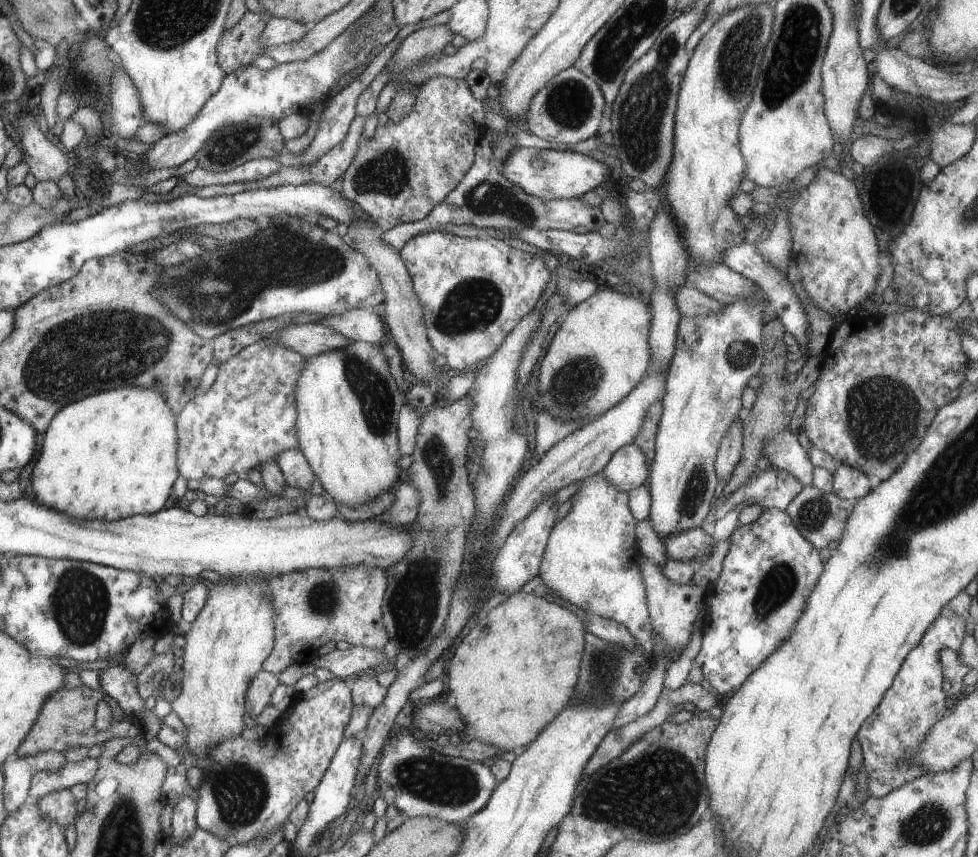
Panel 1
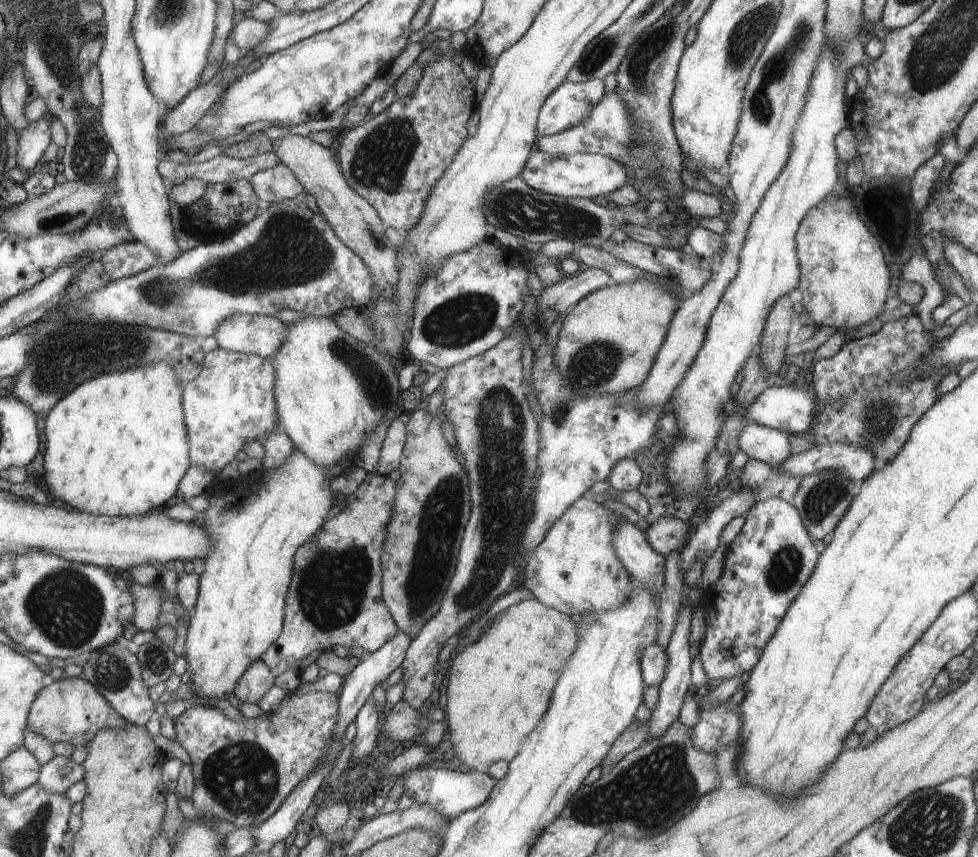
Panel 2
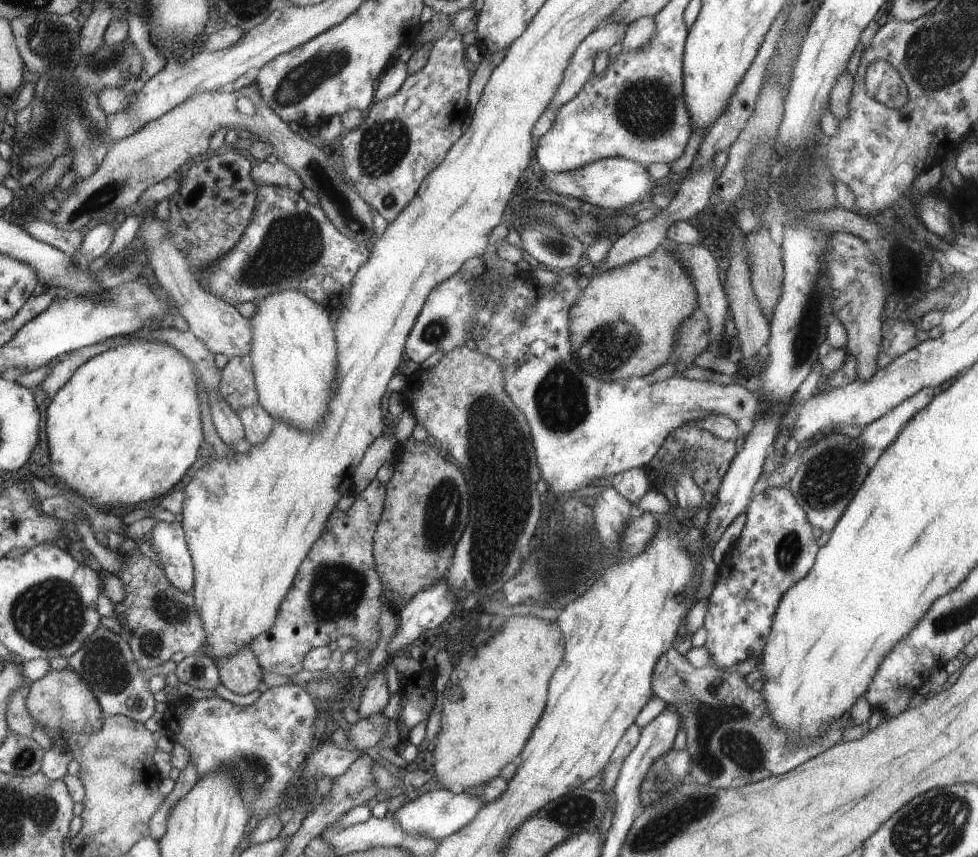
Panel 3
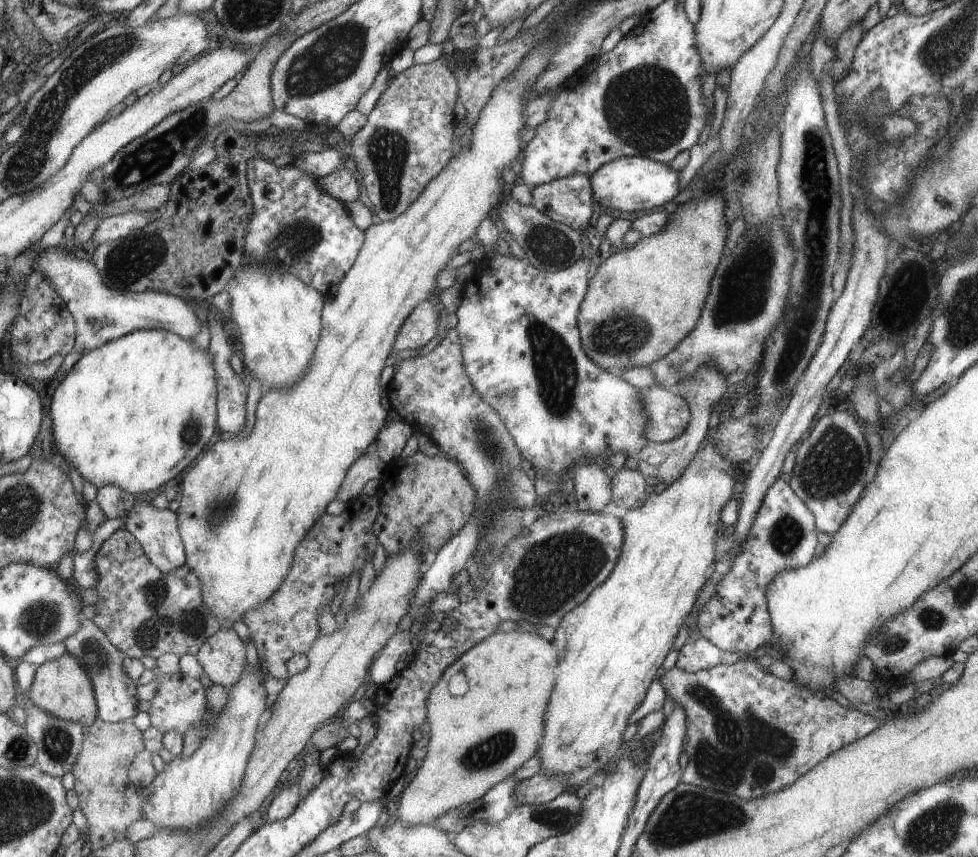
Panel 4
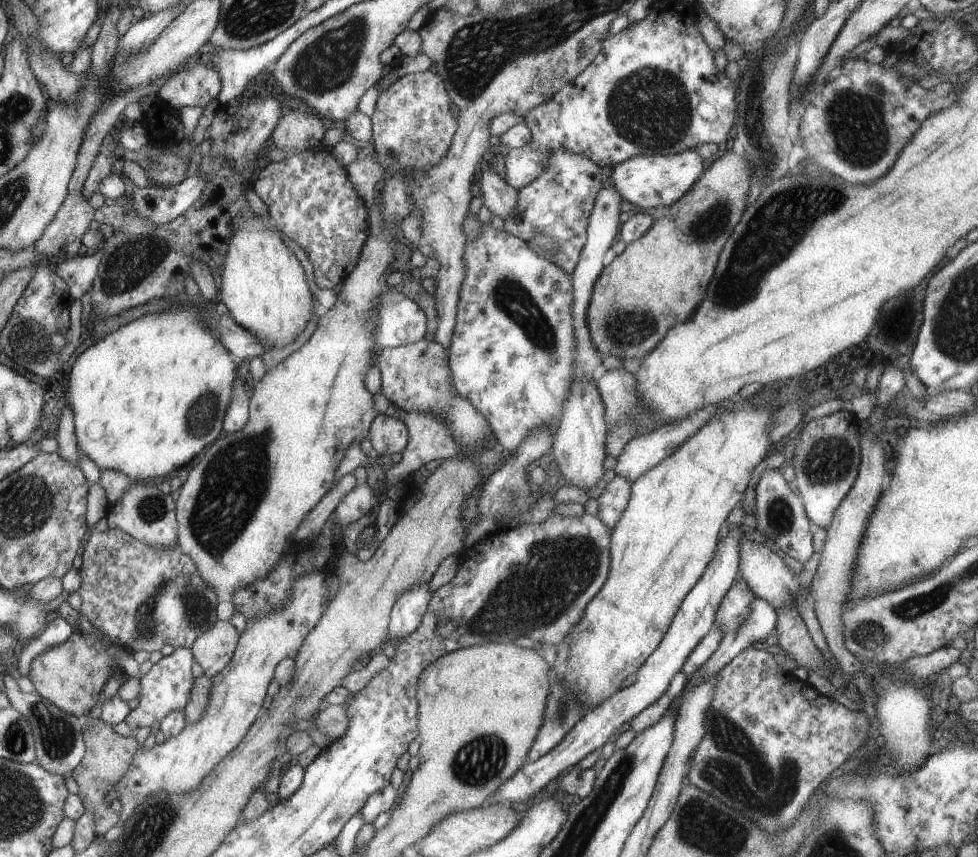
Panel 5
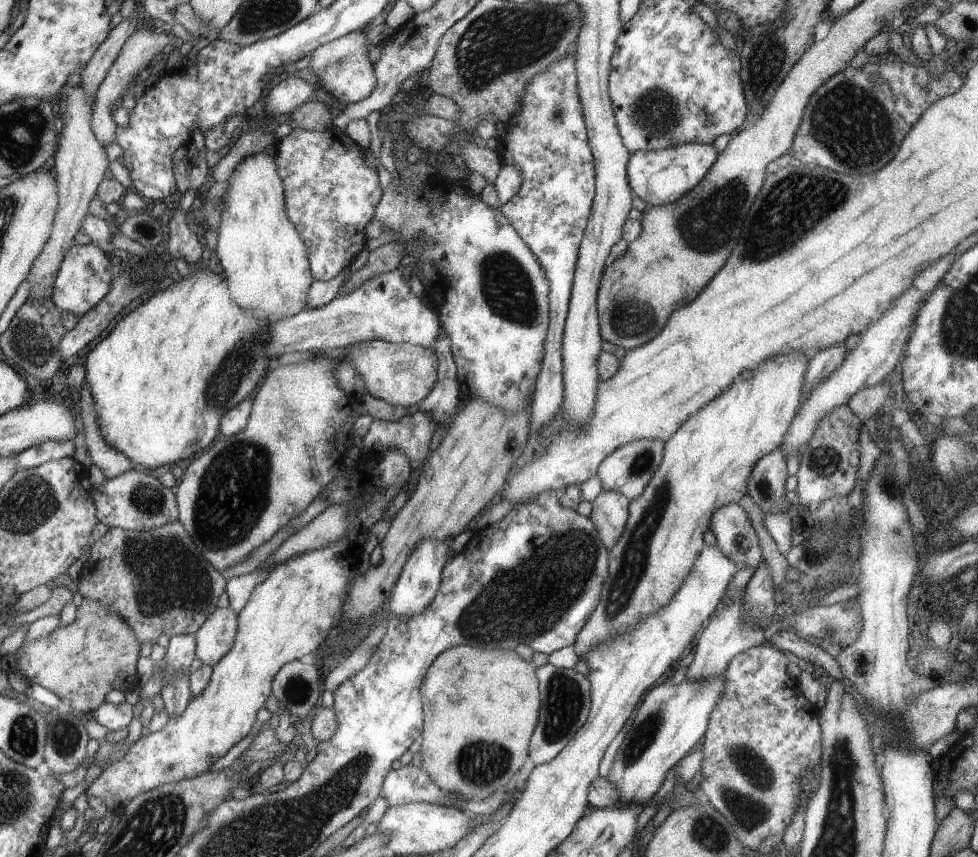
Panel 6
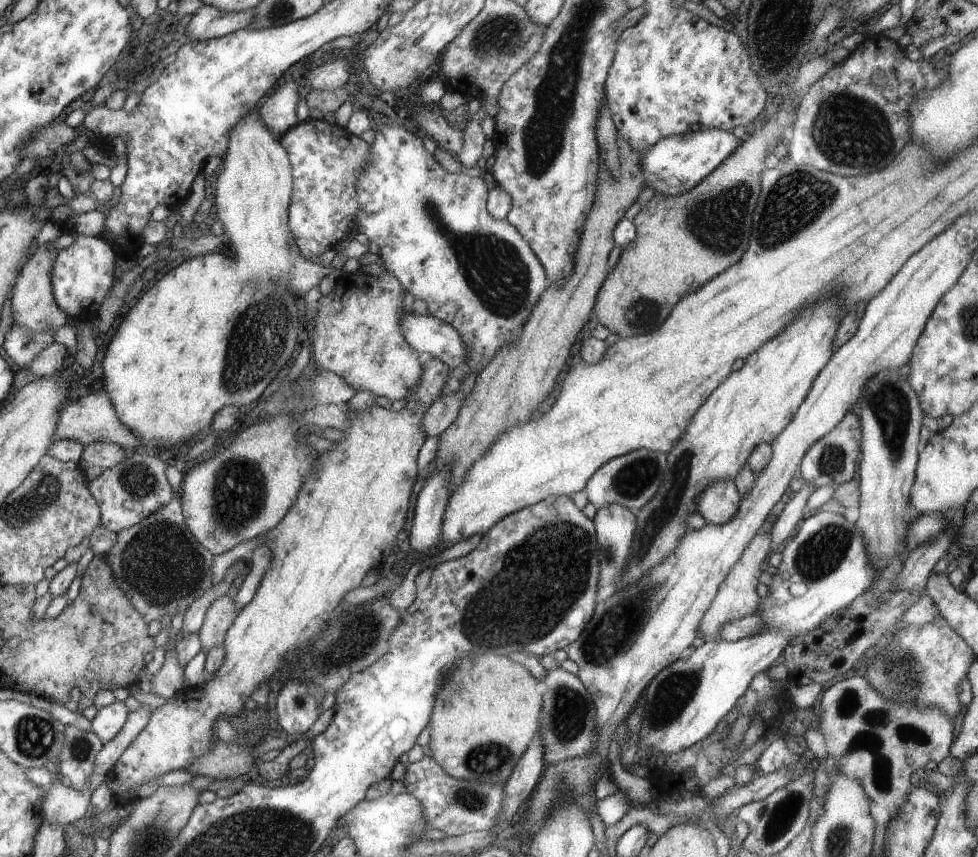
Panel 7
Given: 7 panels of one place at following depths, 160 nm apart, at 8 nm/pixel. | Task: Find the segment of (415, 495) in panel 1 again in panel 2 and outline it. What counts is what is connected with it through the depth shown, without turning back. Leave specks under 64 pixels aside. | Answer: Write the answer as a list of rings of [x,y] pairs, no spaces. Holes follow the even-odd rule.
[[[370,474],[360,486],[352,488],[351,495],[344,510],[328,520],[314,540],[308,541],[296,553],[295,576],[287,593],[283,633],[260,659],[275,675],[288,671],[301,674],[308,666],[316,663],[321,653],[329,652],[334,646],[343,646],[347,650],[358,646],[366,654],[374,653],[399,634],[395,616],[383,599],[382,568],[383,545],[395,509],[398,483],[389,475]]]

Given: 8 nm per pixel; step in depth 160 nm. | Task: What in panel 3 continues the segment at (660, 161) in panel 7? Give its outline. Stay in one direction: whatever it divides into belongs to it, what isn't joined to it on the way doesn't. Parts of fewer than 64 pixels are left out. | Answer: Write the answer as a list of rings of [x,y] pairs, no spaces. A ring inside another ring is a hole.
[[[624,157],[603,158],[570,172],[544,173],[539,180],[540,190],[544,189],[568,198],[589,202],[606,210],[626,209],[636,201],[642,201],[642,198],[652,190],[657,182],[648,176],[646,167]]]

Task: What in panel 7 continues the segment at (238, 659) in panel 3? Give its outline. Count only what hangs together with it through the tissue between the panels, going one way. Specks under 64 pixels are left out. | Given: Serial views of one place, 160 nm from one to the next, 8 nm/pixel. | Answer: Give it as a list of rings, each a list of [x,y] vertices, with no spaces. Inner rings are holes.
[[[228,595],[218,597],[208,608],[203,625],[197,631],[201,642],[201,651],[209,650],[224,644],[227,630],[234,624],[238,616],[238,606]]]

